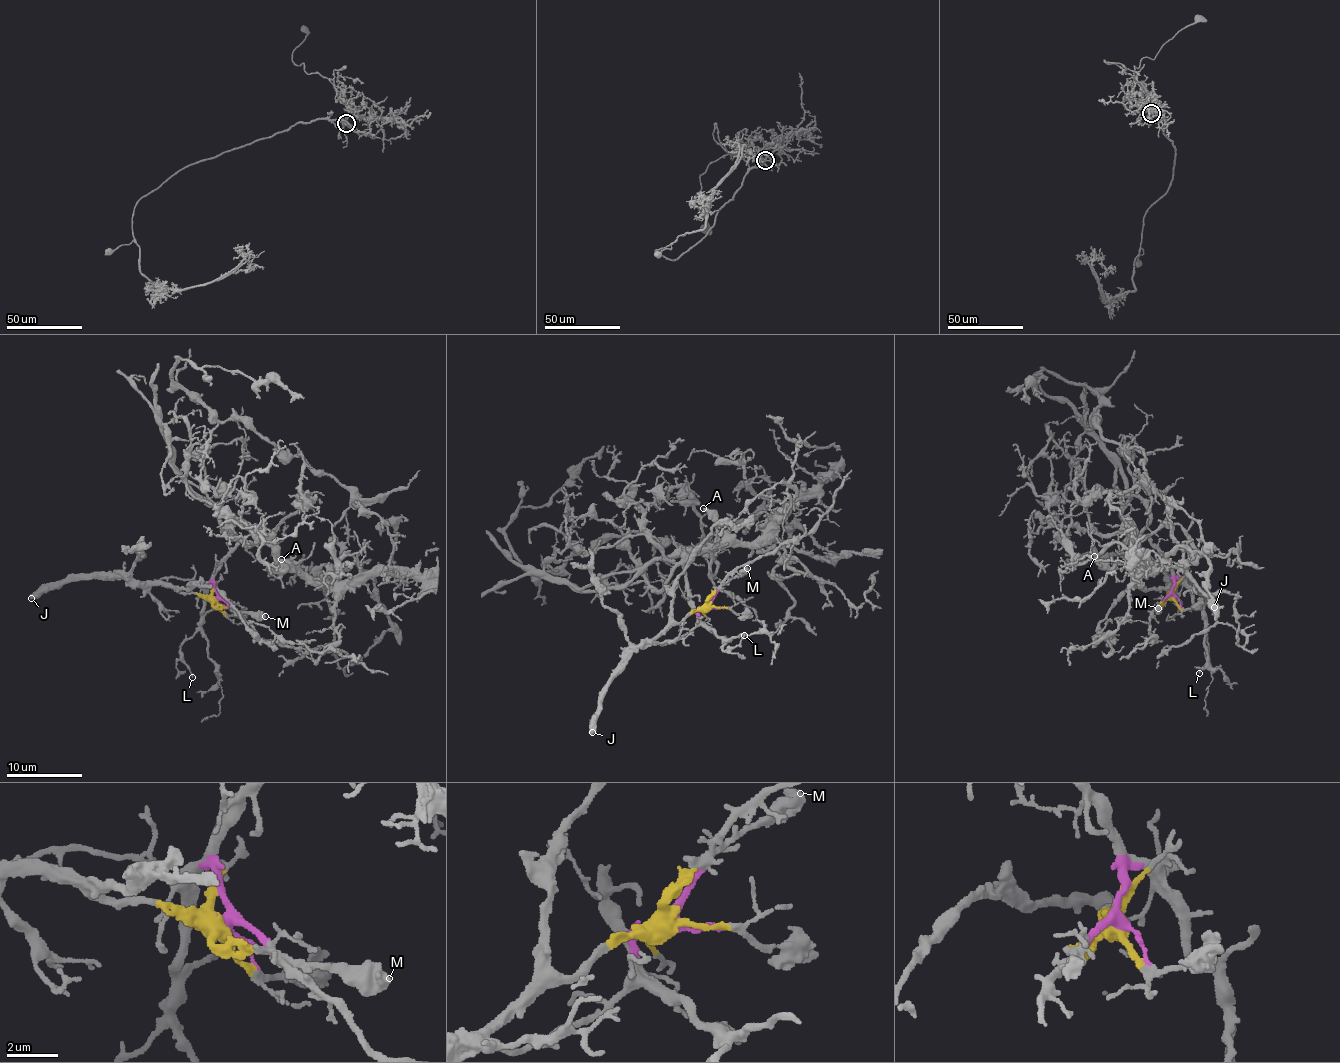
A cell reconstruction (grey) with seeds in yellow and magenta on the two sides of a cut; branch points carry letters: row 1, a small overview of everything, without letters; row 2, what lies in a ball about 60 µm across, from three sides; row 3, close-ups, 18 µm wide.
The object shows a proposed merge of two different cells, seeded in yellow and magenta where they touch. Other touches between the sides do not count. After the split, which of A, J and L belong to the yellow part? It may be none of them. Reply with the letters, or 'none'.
J

